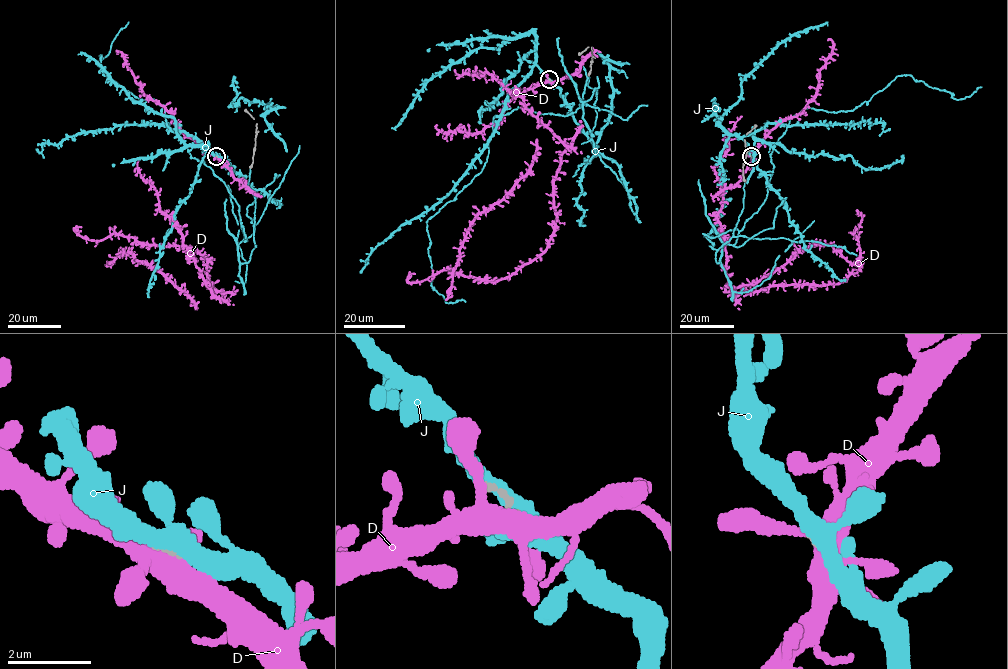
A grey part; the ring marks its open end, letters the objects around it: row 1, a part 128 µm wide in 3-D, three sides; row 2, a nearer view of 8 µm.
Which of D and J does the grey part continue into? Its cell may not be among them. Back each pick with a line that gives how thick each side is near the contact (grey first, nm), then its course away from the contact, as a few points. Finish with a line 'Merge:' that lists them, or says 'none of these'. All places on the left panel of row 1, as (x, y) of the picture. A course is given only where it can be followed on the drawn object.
J: Thickness 100 nm (grey) against 320 nm
Merge: J

